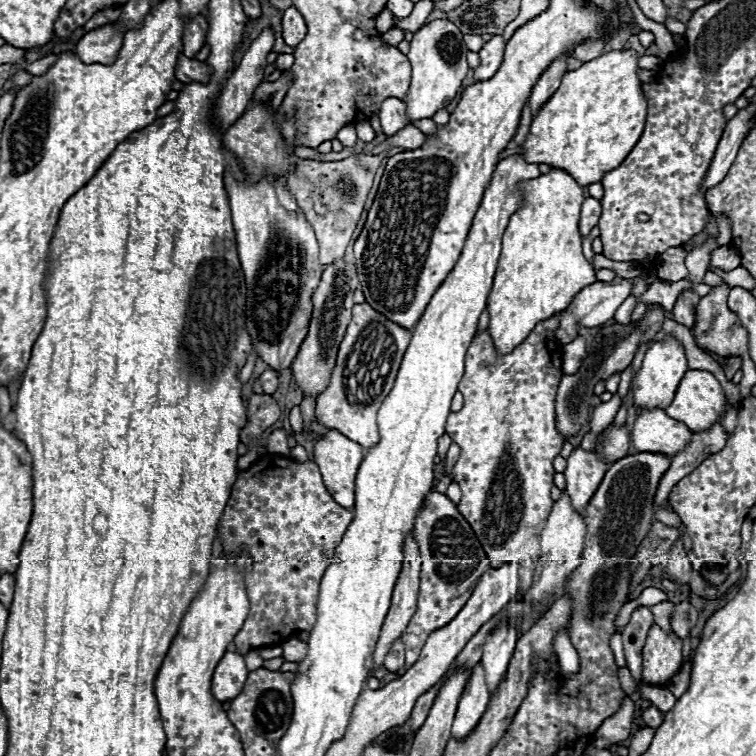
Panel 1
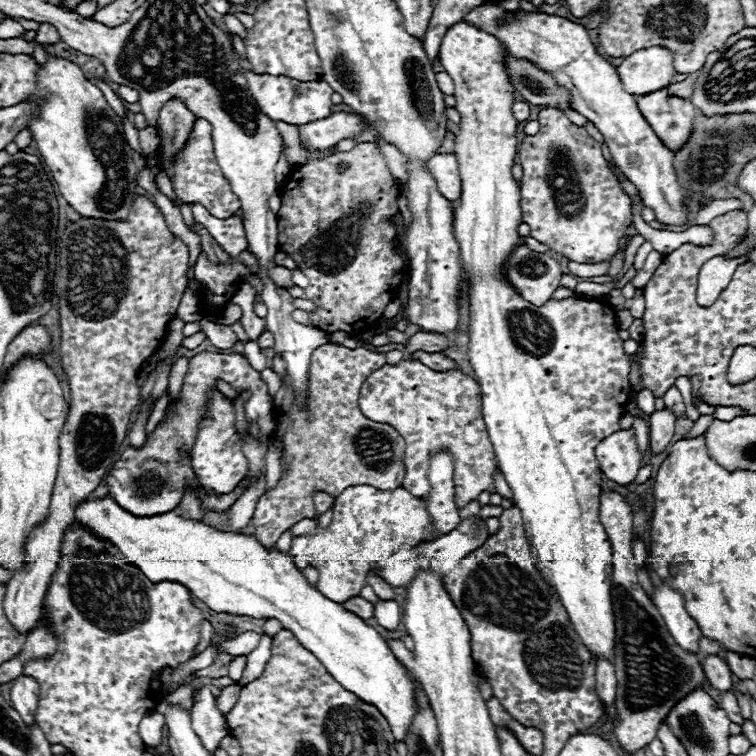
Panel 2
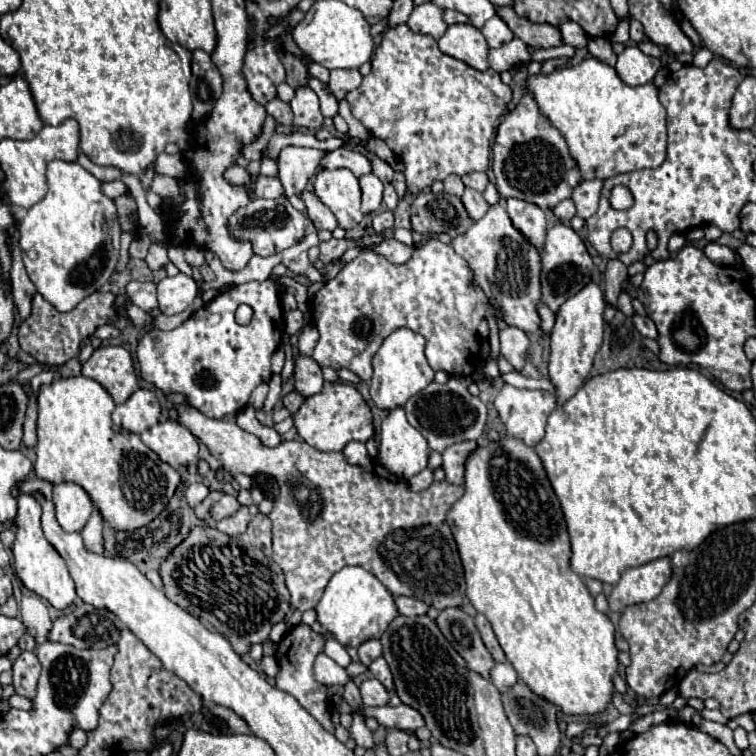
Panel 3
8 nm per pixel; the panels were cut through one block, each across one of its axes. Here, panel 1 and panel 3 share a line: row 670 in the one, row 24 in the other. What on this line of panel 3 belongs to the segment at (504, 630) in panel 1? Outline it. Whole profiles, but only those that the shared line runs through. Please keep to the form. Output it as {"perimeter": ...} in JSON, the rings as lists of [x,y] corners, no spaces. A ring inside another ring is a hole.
{"perimeter":[[[492,16],[484,24],[482,34],[486,36],[486,42],[490,48],[500,48],[502,44],[508,44],[514,38],[514,34],[510,32],[510,28],[506,26],[506,22],[500,16]]]}

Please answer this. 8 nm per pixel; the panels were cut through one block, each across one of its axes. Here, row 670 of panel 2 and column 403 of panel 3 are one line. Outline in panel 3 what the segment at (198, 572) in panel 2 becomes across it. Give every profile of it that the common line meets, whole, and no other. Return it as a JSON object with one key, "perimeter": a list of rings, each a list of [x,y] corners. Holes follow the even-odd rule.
{"perimeter":[[[400,328],[384,340],[372,360],[372,368],[374,376],[370,380],[370,398],[380,410],[394,410],[404,406],[410,396],[418,394],[434,380],[434,370],[424,356],[424,338],[410,328]]]}

